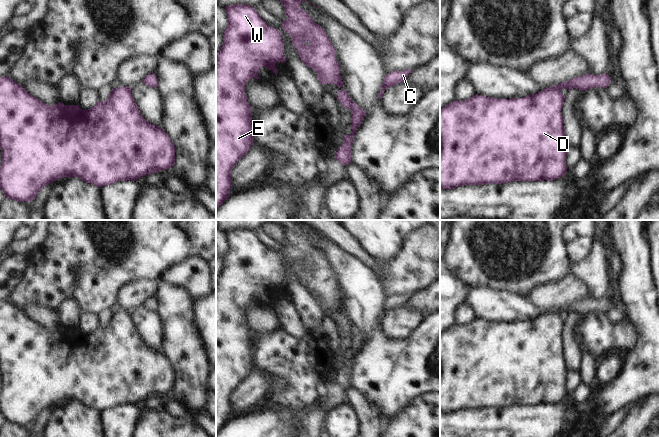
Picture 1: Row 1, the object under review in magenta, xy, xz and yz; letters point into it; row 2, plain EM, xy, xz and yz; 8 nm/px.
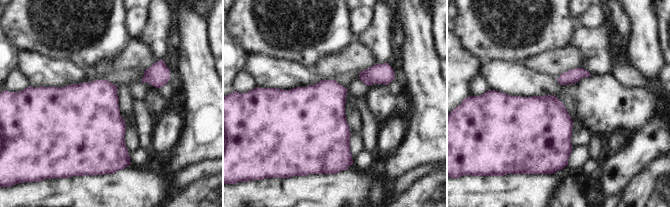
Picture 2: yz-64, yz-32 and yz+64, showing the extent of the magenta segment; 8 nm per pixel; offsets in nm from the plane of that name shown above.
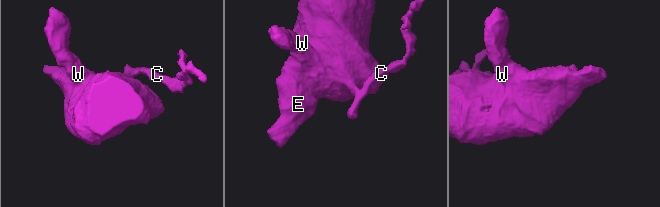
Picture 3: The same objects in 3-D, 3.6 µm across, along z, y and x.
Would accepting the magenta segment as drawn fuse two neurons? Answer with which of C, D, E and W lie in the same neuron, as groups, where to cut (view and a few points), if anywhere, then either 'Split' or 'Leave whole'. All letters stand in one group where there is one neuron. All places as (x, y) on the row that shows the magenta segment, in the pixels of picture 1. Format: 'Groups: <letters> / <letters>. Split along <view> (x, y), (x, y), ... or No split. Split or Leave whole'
Groups: C / D E W. Split along yz (546, 88), (559, 91). Split

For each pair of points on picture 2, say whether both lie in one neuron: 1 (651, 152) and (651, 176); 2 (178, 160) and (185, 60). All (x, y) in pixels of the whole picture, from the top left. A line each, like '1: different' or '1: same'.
1: different
2: same

